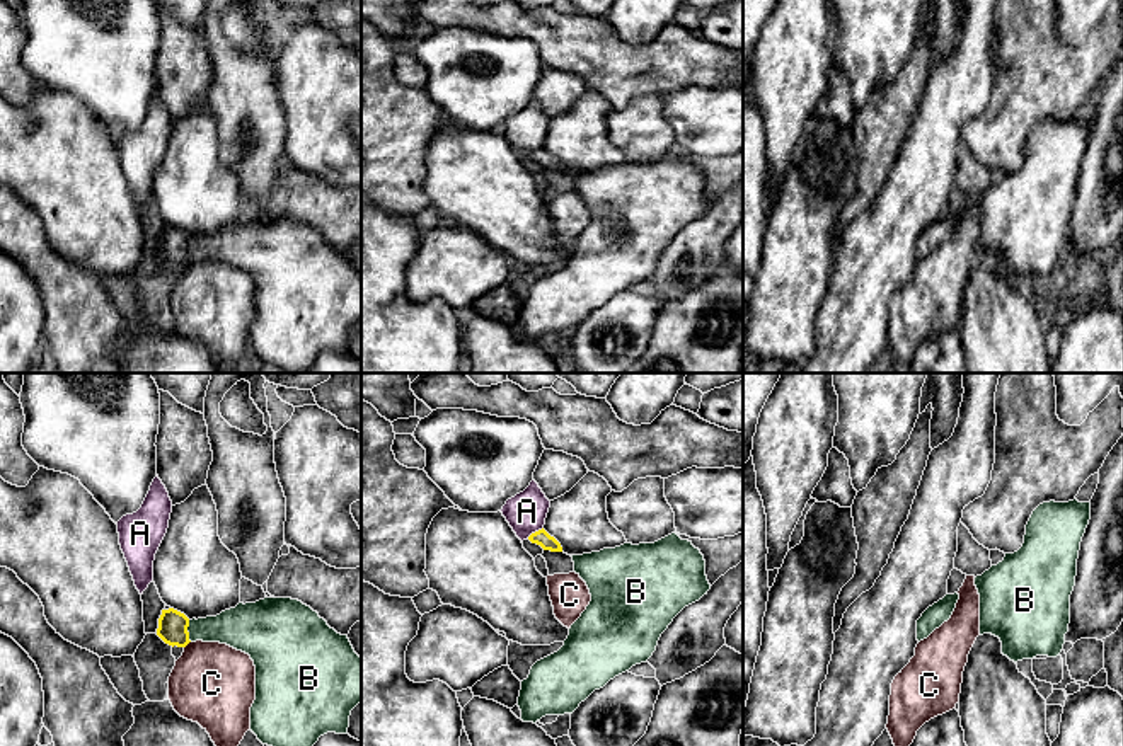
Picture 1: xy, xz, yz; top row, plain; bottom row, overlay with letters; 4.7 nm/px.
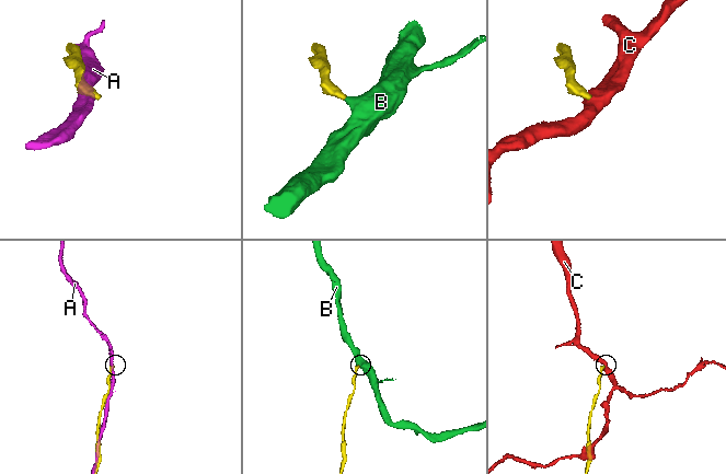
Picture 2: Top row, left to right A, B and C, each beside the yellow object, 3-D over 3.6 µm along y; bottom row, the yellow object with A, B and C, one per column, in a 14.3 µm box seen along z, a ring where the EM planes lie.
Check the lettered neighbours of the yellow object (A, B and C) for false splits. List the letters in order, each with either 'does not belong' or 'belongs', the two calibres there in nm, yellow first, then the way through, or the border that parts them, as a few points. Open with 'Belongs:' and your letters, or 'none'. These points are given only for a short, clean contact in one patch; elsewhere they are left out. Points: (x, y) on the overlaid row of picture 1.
Belongs: B
A: does not belong | 70/190 nm
B: belongs | 140/200 nm | across xy (172, 625), (186, 631), (239, 627)
C: does not belong | 140/400 nm | along xy (190, 641), (184, 648)

